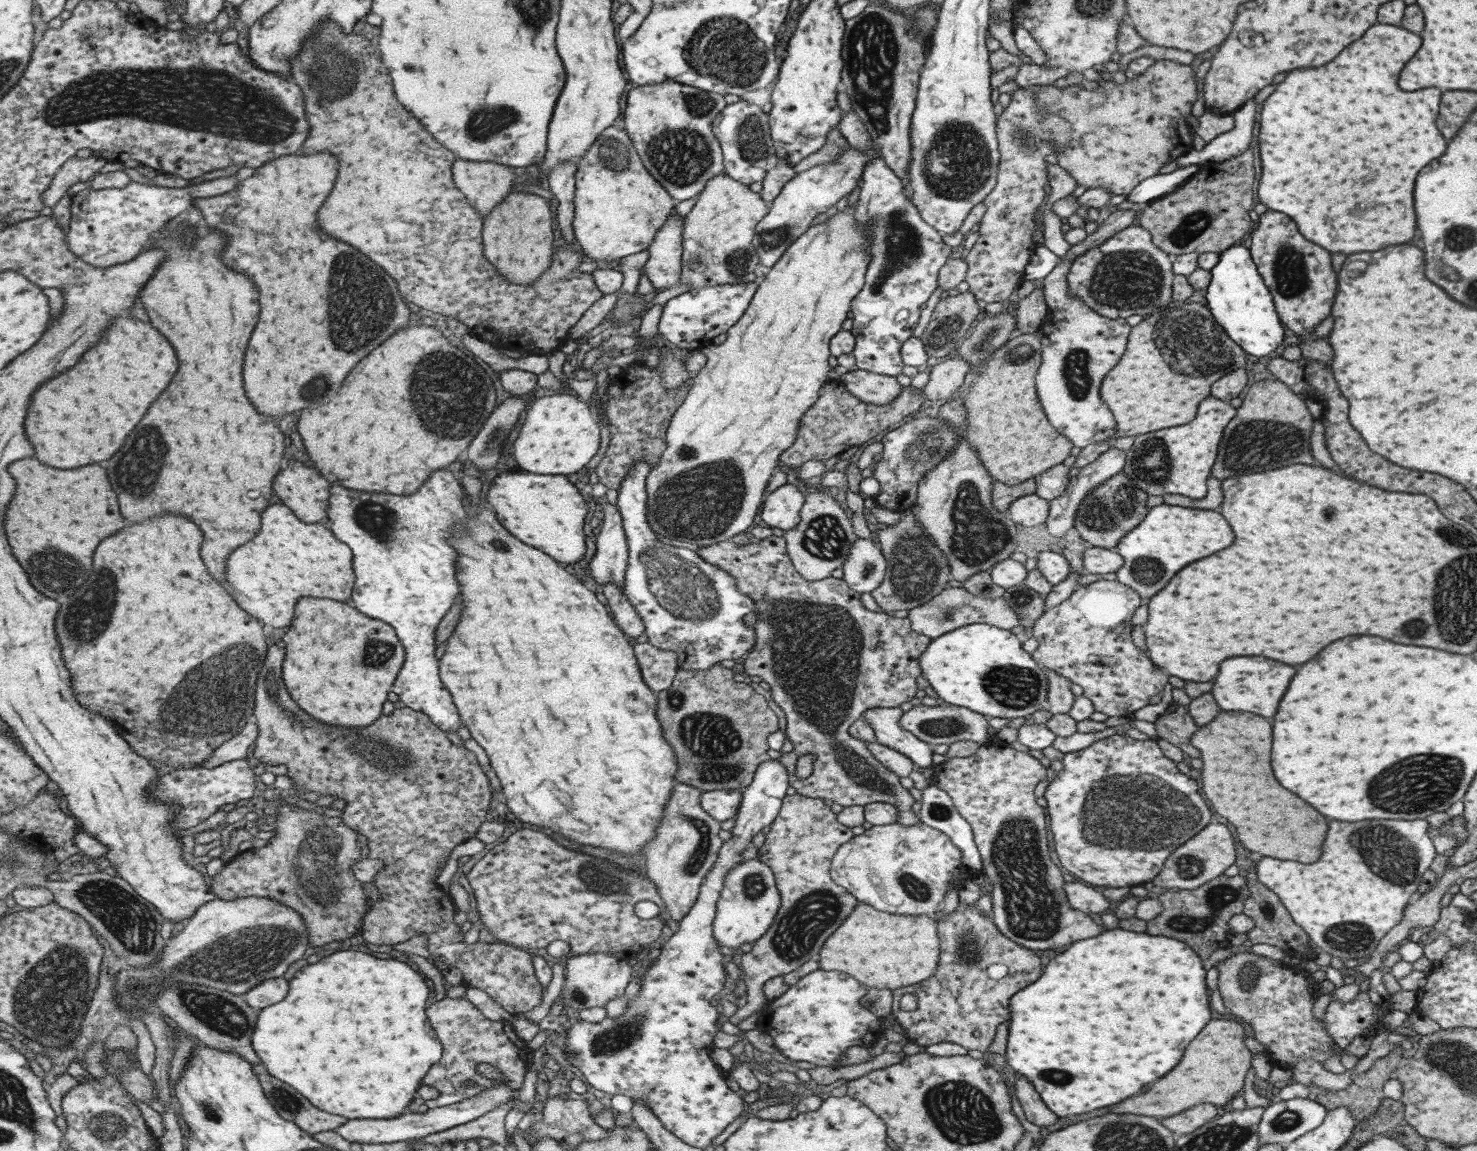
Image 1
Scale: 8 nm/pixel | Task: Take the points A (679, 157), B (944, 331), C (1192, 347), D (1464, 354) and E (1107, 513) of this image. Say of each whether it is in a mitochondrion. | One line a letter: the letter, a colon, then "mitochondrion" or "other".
A: mitochondrion
B: mitochondrion
C: mitochondrion
D: other
E: mitochondrion

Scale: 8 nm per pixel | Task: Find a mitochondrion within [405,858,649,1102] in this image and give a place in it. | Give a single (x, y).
(595, 875)

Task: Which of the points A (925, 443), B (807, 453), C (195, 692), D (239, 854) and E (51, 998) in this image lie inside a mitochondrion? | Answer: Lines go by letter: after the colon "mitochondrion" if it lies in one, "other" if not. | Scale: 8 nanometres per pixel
A: mitochondrion
B: other
C: mitochondrion
D: other
E: mitochondrion

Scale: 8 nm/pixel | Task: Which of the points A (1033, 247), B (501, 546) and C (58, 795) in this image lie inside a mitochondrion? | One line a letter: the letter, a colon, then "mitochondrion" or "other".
A: other
B: other
C: other

